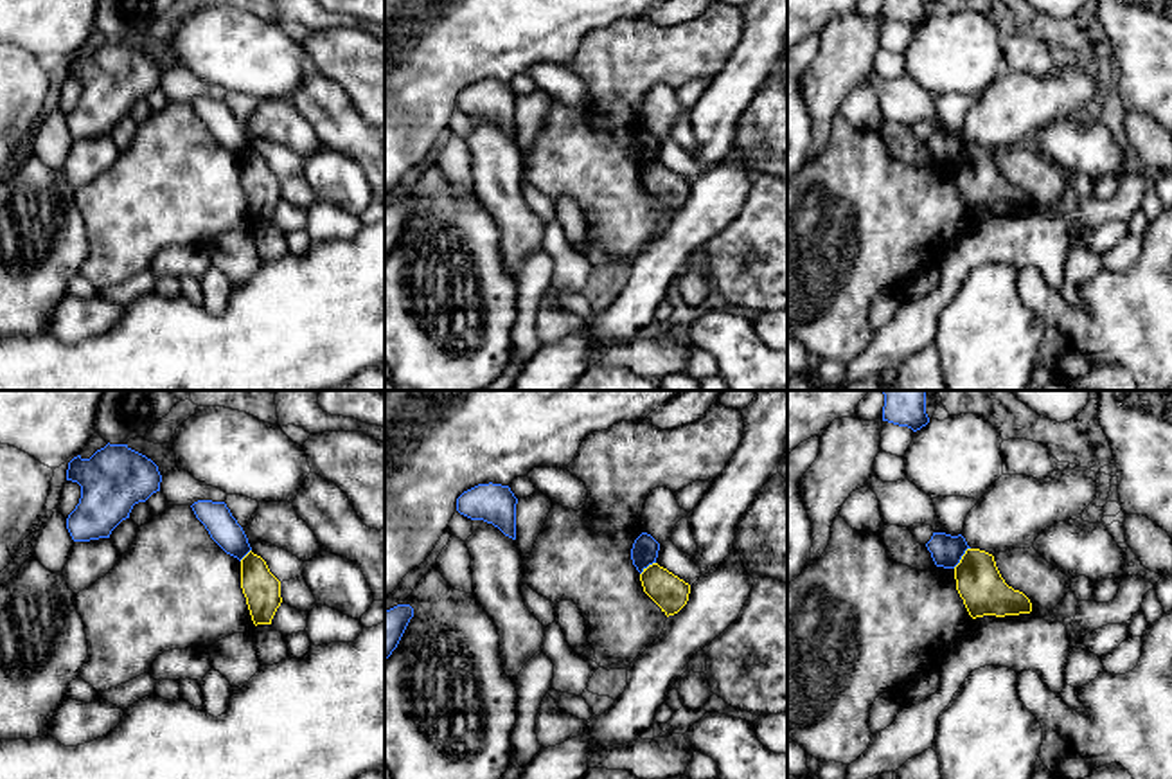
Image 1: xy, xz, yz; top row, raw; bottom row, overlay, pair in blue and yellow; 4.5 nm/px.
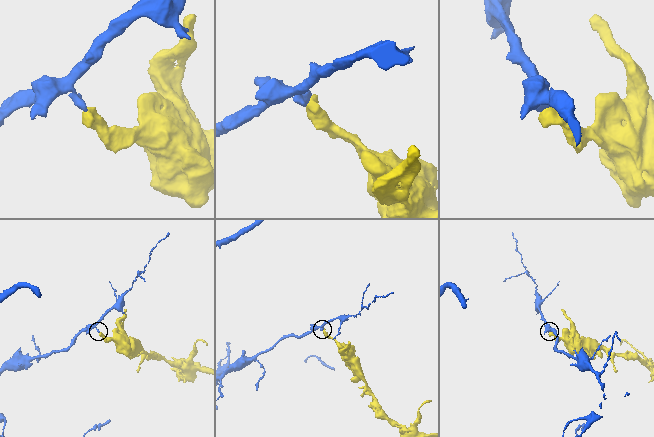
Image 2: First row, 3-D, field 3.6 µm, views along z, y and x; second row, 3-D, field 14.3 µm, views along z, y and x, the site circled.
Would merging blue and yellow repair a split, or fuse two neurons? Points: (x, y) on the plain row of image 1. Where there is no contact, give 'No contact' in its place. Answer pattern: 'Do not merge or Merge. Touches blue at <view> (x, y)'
Do not merge. Touches blue at yz (960, 155)

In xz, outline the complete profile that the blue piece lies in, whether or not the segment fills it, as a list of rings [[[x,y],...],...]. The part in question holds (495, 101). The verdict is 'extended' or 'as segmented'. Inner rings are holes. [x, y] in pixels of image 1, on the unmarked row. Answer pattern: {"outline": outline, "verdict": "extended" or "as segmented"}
{"outline": [[[478,81],[457,95],[457,108],[471,117],[484,117],[516,137],[518,95],[509,83]]], "verdict": "as segmented"}

